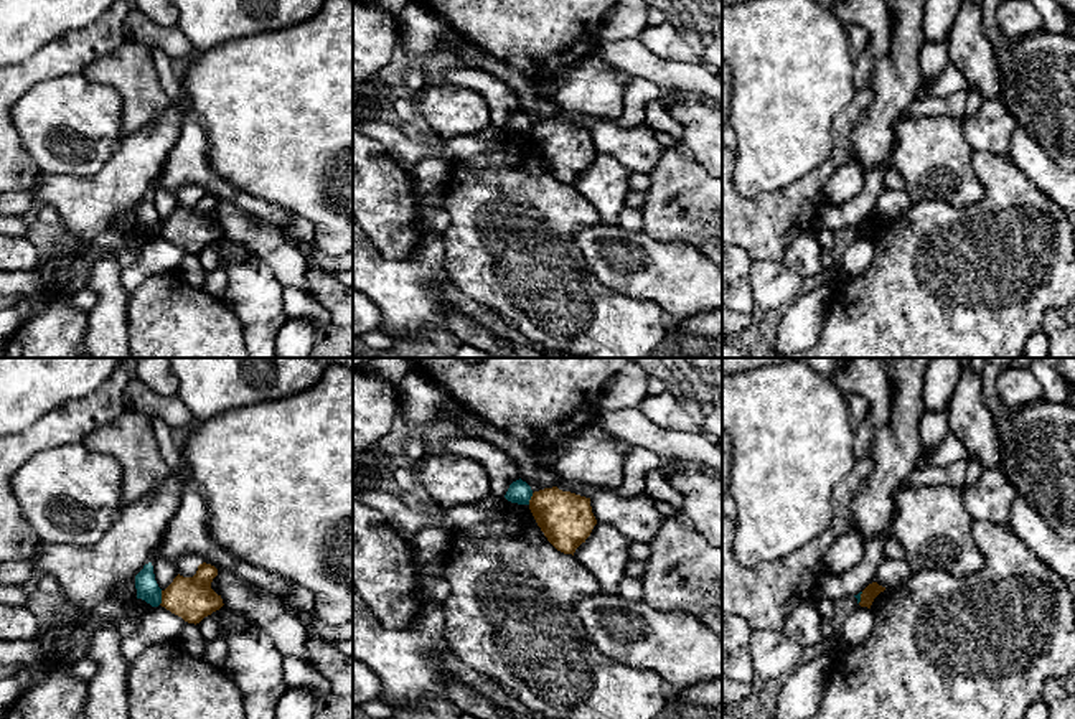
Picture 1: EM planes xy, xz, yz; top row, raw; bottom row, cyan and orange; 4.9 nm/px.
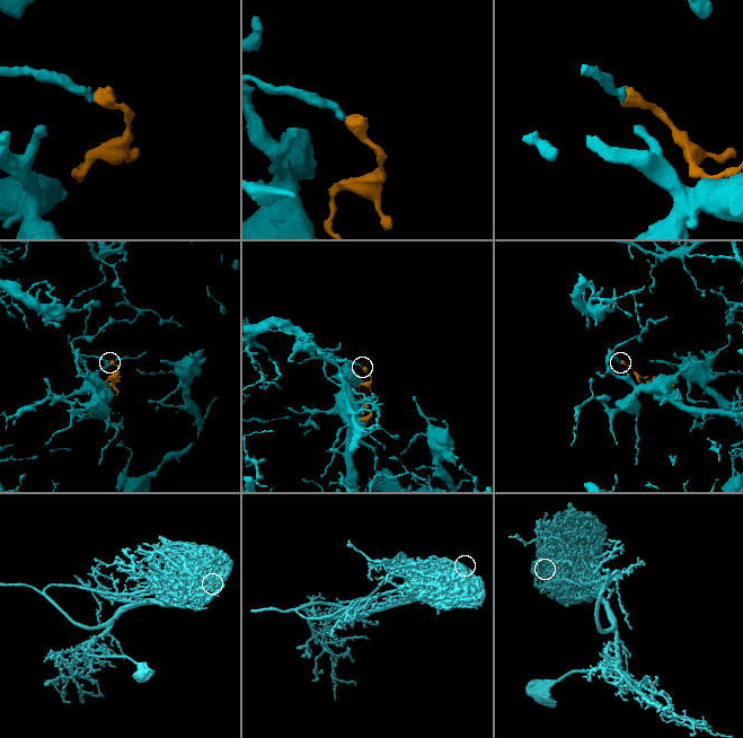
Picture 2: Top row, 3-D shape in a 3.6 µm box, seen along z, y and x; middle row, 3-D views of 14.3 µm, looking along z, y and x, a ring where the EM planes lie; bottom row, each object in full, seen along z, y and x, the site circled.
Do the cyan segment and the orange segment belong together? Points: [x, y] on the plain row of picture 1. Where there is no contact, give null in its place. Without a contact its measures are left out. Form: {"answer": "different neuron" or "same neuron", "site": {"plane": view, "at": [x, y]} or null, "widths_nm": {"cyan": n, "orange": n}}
{"answer": "different neuron", "site": {"plane": "xy", "at": [160, 228]}, "widths_nm": {"cyan": 110, "orange": 200}}

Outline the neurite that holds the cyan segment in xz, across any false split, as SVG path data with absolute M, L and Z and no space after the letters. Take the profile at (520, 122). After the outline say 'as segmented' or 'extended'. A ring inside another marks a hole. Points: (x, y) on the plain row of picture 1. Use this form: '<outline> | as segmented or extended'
M521 109L513 112L505 125L508 132L518 135L529 135L531 127L533 127L531 117Z | as segmented

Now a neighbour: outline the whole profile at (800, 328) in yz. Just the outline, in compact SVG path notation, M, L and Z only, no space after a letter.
M821 285L811 292L800 294L788 305L780 320L773 348L778 358L805 353L818 345L833 294L829 285Z

